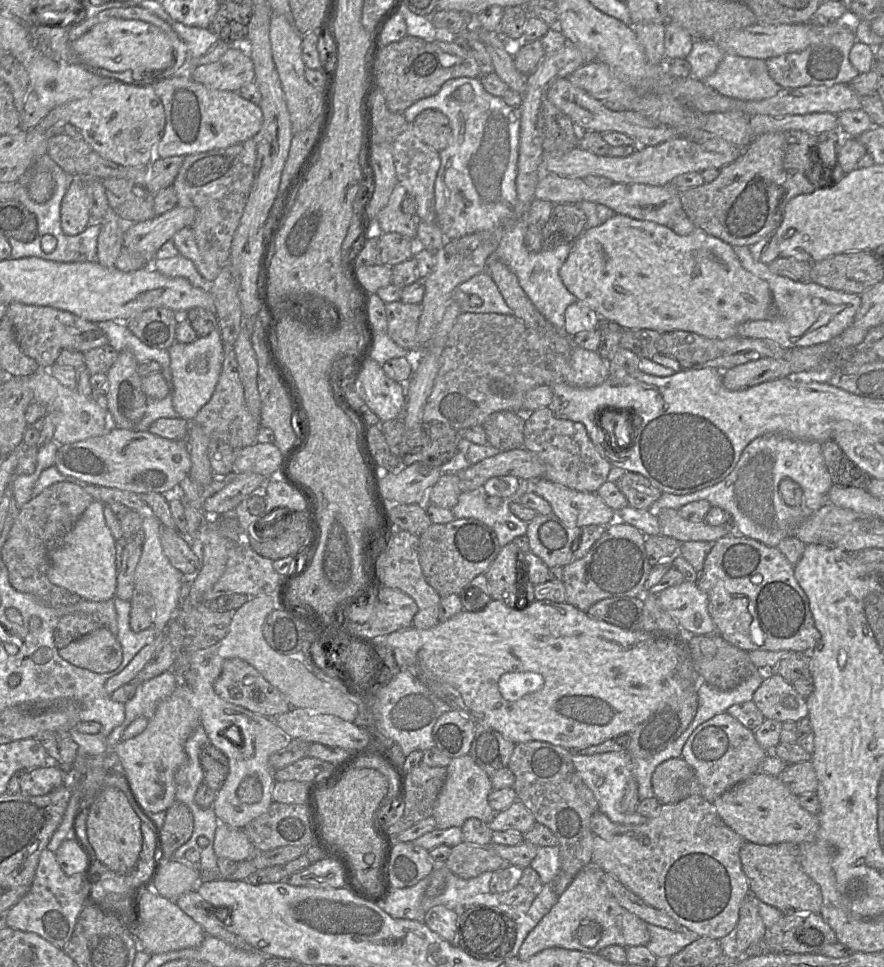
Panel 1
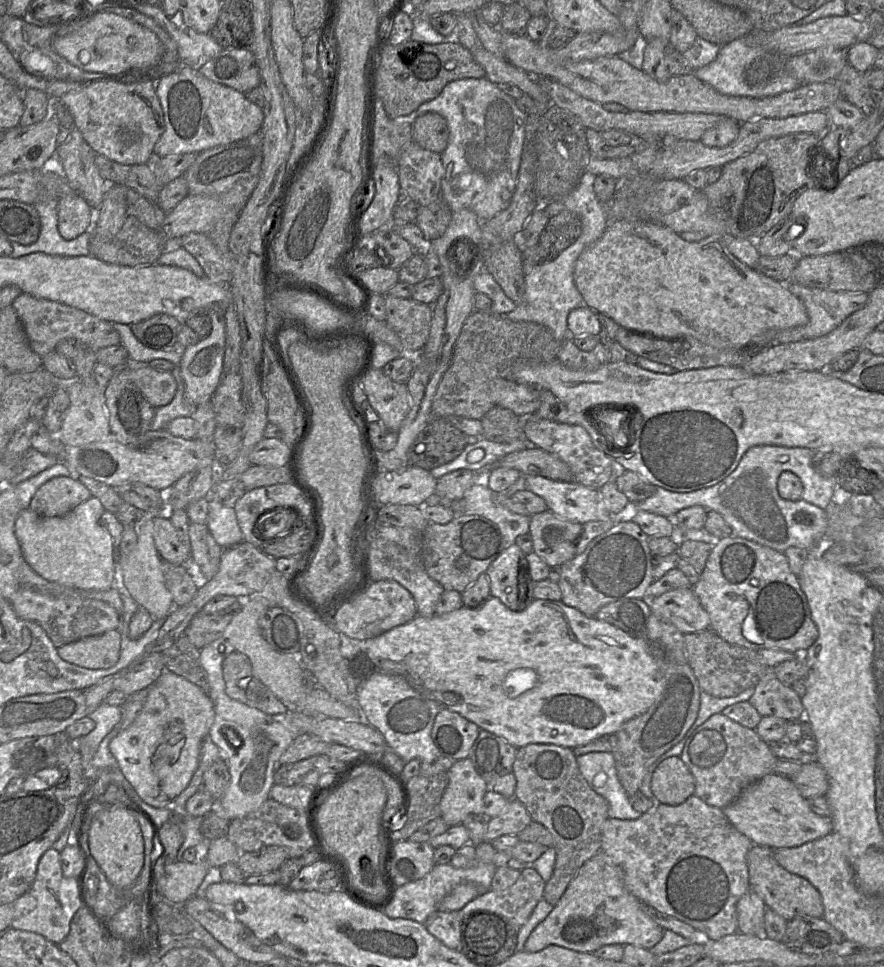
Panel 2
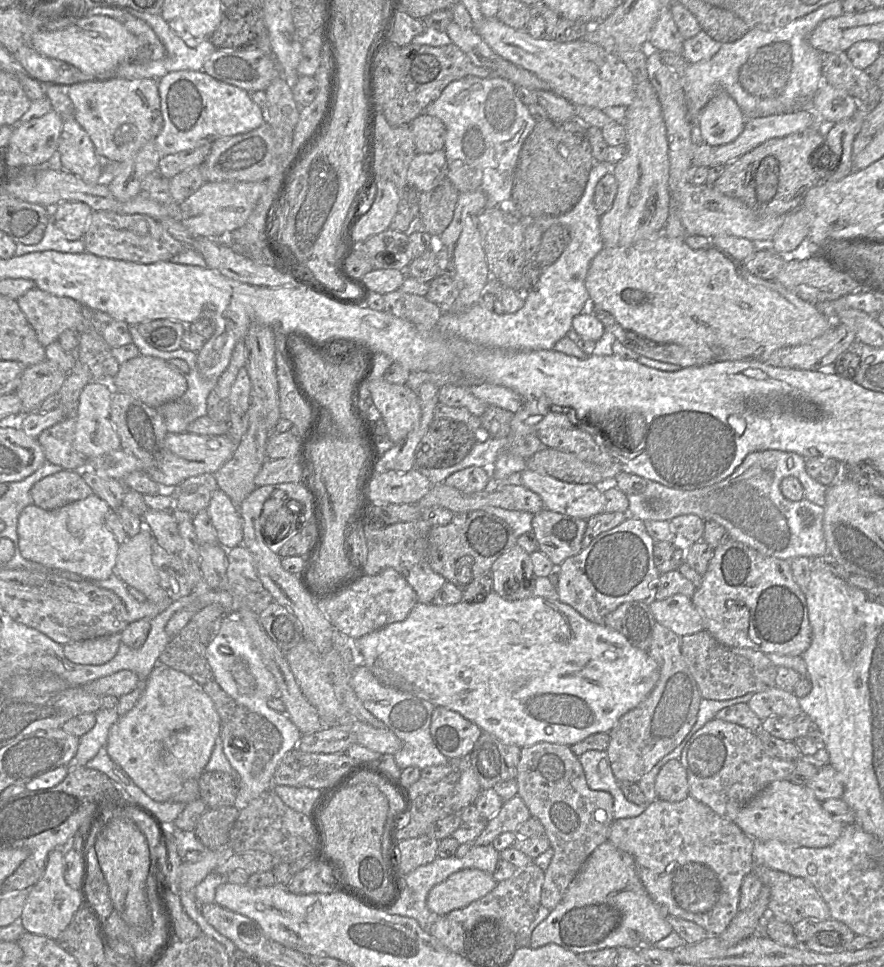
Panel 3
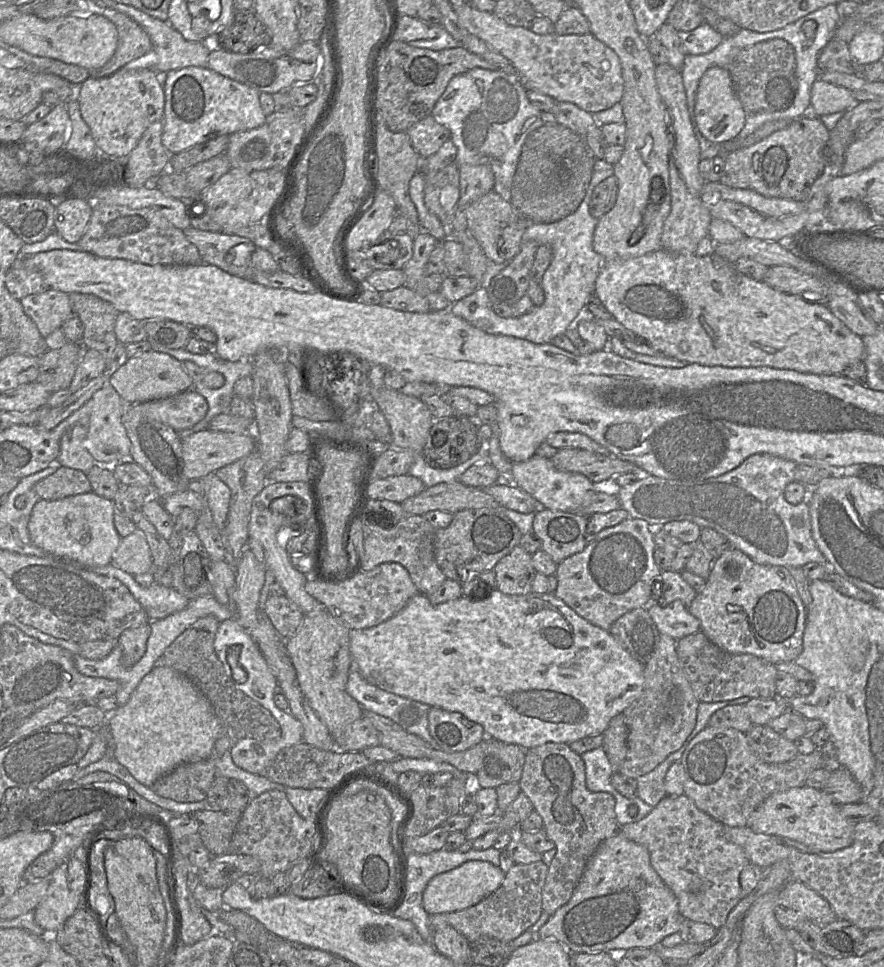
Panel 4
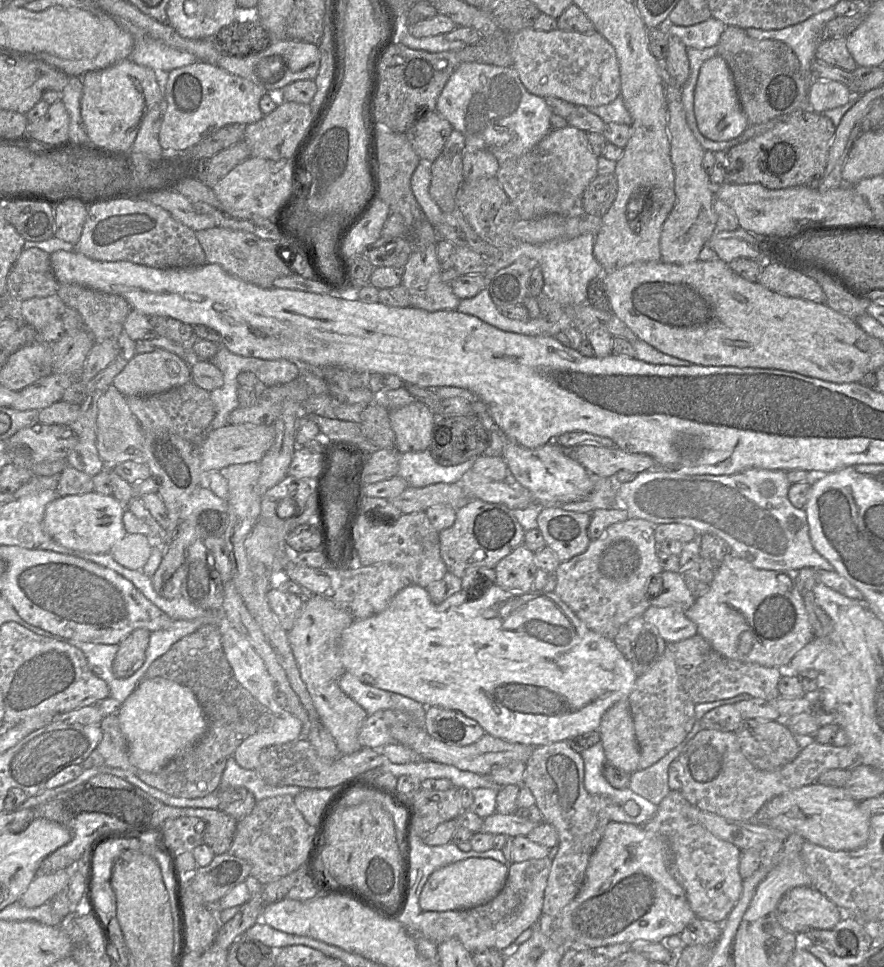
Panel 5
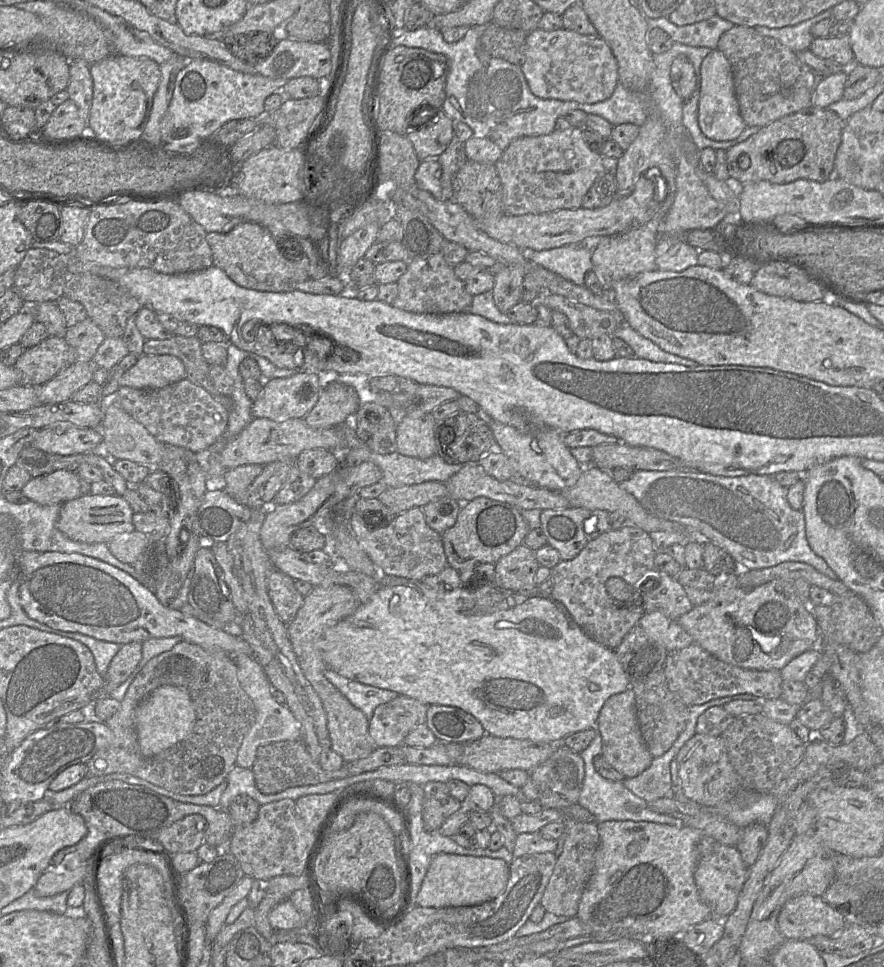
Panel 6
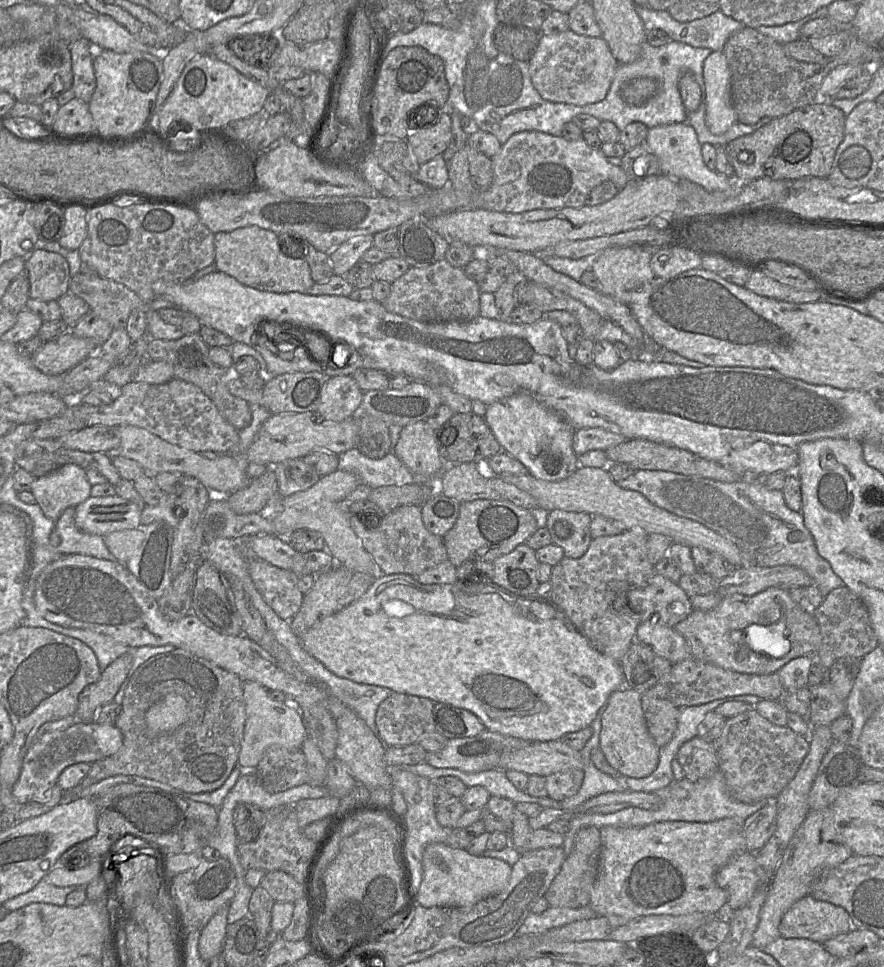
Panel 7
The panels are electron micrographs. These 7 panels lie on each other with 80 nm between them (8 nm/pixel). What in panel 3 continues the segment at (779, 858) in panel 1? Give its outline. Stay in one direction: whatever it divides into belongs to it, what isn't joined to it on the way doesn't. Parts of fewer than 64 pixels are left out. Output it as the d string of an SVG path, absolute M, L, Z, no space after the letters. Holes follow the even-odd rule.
M755 864L753 871L760 878L763 885L770 888L770 899L767 907L768 915L791 925L804 918L817 920L828 920L831 918L827 903L810 882L803 878L757 864Z

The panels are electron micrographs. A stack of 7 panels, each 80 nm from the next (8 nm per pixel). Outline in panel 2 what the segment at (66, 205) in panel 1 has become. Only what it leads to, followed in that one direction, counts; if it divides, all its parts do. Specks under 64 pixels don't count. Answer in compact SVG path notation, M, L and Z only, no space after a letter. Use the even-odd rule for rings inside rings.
M78 193L58 202L58 230L65 240L73 240L93 227L94 210Z

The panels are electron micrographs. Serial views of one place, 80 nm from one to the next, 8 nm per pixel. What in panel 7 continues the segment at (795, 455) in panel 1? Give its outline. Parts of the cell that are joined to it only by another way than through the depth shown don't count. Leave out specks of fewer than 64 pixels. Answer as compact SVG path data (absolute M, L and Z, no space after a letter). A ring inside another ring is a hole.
M636 470L629 478L616 482L624 489L643 494L652 504L682 518L702 524L735 544L745 555L745 562L760 567L789 565L805 571L813 580L821 595L826 597L832 590L844 583L832 570L830 564L817 552L813 536L805 527L800 512L789 509L782 490L768 489L754 480L739 480L724 483L712 479L677 474L658 470Z

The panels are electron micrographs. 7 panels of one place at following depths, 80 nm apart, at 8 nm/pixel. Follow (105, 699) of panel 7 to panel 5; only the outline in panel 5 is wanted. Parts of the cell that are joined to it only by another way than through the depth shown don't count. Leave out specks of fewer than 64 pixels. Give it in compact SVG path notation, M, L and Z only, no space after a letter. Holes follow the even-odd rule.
M136 629L119 643L119 650L112 664L116 677L127 678L143 665L150 634L147 629Z

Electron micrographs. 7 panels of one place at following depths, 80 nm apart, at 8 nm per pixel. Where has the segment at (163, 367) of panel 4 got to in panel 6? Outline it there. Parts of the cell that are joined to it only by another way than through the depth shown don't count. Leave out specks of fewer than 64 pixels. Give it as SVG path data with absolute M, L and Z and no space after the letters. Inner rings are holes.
M141 355L119 379L120 387L161 389L186 379L183 362L172 355Z

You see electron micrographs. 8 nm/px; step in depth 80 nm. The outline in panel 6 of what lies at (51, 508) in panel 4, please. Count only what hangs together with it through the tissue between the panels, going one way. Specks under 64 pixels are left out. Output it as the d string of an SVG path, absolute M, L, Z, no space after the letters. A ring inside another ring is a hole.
M83 494L62 504L58 529L68 538L83 543L108 543L115 536L132 532L134 512L121 496Z

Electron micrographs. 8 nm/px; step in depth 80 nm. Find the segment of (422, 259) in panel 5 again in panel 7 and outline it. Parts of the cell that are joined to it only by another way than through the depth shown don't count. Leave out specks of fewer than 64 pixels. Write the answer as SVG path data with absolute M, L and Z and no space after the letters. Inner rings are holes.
M444 258L427 267L410 267L405 274L391 284L390 295L381 304L391 313L421 322L470 321L479 316L480 294L477 282L470 278L462 268L451 266Z

